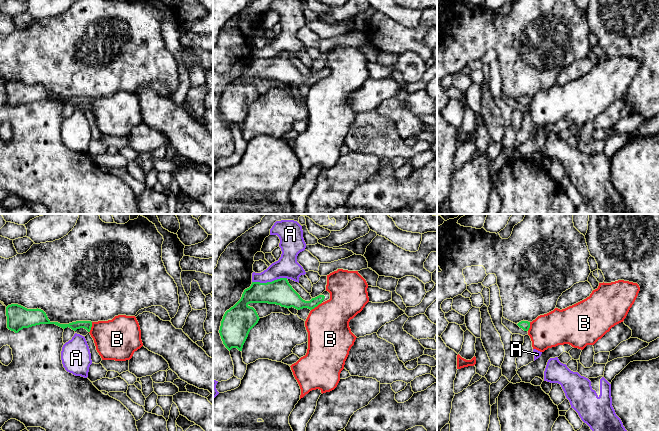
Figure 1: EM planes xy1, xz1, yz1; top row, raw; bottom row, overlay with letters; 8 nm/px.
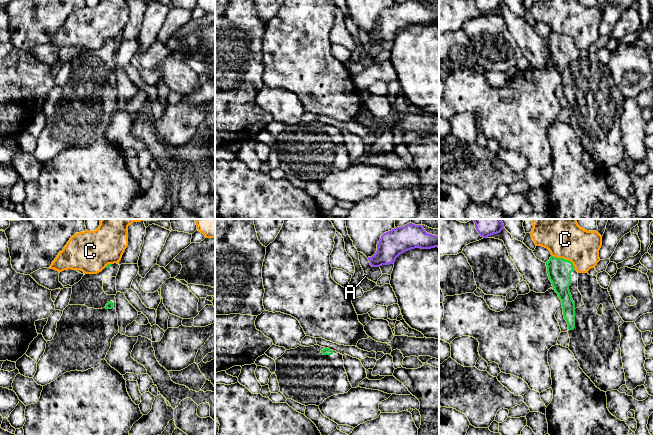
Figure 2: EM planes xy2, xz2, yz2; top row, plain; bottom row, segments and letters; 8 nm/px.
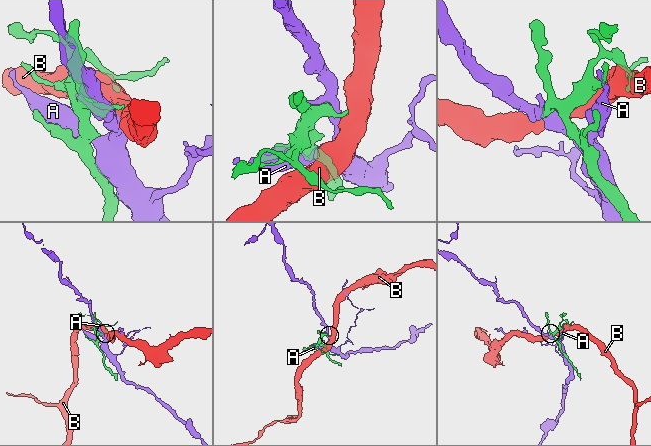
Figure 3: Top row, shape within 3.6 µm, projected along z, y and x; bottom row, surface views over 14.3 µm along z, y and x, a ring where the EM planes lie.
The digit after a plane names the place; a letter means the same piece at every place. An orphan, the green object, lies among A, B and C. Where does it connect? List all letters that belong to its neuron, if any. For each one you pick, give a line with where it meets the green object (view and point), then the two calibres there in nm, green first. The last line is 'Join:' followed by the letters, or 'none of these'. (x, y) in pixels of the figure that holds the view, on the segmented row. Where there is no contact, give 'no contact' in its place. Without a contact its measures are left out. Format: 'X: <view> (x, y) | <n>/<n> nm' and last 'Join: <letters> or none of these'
Join: none of these

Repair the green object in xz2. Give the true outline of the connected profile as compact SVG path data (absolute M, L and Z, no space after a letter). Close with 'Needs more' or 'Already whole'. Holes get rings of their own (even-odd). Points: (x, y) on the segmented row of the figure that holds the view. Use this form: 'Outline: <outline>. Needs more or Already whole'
Outline: M301 345L295 349L286 350L275 360L275 363L280 392L286 399L292 399L305 406L319 406L325 399L347 393L352 388L344 368L343 355L329 348L319 345L310 347Z. Needs more

